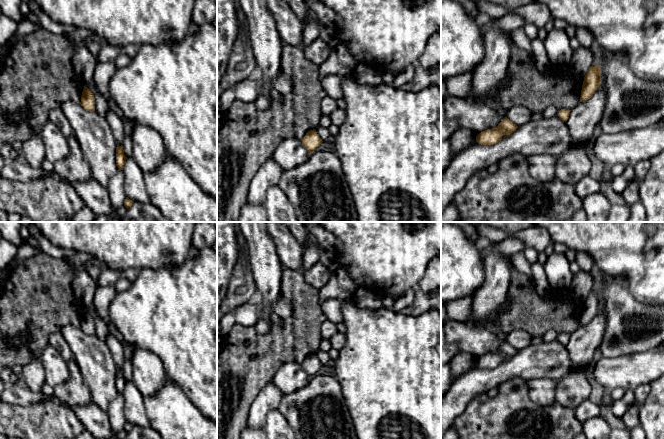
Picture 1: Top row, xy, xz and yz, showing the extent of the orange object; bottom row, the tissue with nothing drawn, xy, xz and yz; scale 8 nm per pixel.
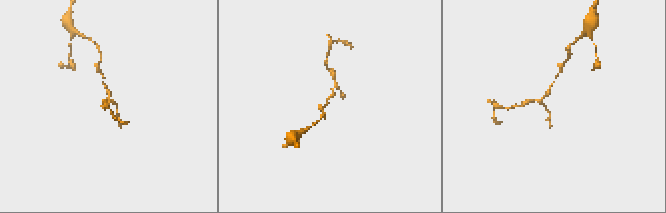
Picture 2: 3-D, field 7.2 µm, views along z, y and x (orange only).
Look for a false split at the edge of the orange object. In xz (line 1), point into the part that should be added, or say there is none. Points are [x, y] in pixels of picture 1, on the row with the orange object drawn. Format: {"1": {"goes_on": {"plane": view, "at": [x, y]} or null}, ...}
{"1": {"goes_on": null}}

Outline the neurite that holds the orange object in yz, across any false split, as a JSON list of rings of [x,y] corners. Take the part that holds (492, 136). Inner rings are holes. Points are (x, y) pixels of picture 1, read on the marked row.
[[[505,117],[496,128],[487,129],[476,136],[476,141],[481,145],[493,145],[498,143],[503,135],[510,135],[518,126]]]

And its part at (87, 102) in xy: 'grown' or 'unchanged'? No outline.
unchanged

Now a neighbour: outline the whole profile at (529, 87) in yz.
[[[514,42],[506,76],[508,84],[494,97],[506,110],[522,105],[536,114],[543,113],[550,105],[560,111],[572,110],[580,103],[583,77],[568,69],[553,67],[542,73],[528,52]]]

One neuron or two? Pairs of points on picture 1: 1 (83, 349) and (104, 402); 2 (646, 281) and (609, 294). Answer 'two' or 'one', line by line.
1: one
2: two

